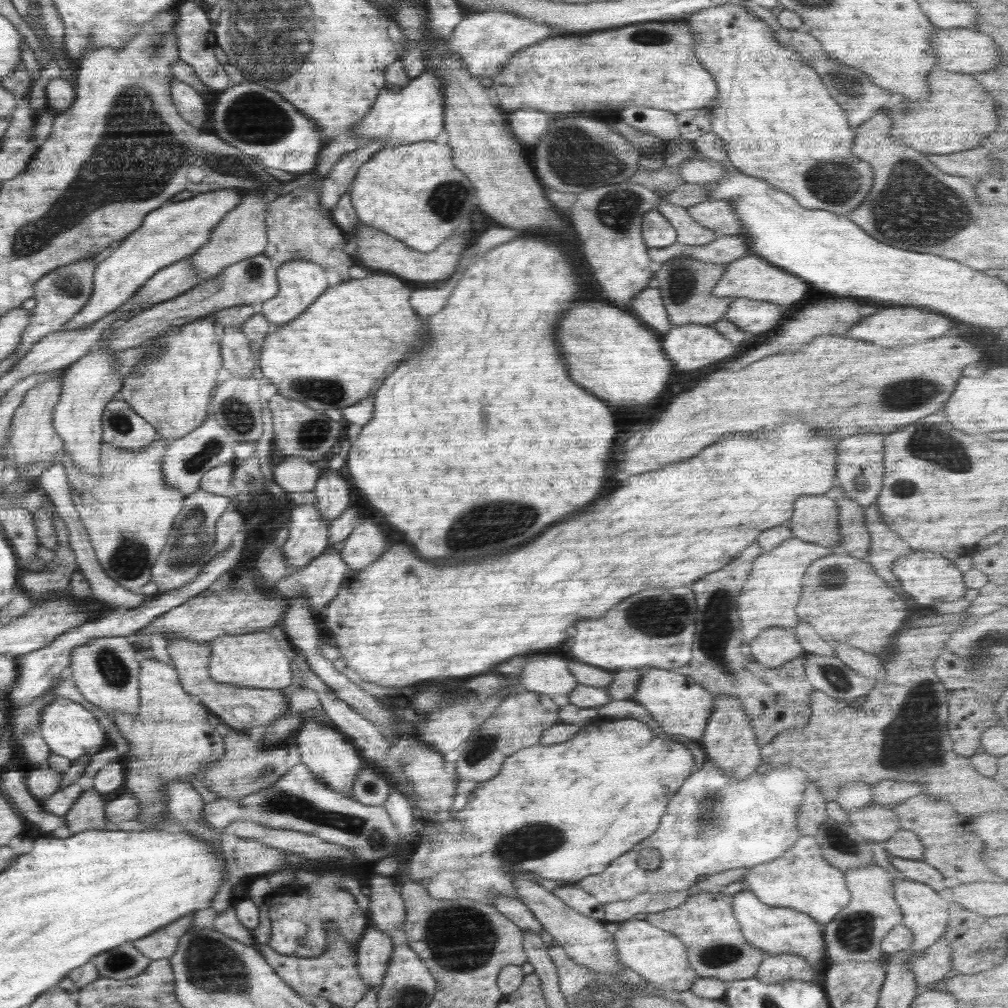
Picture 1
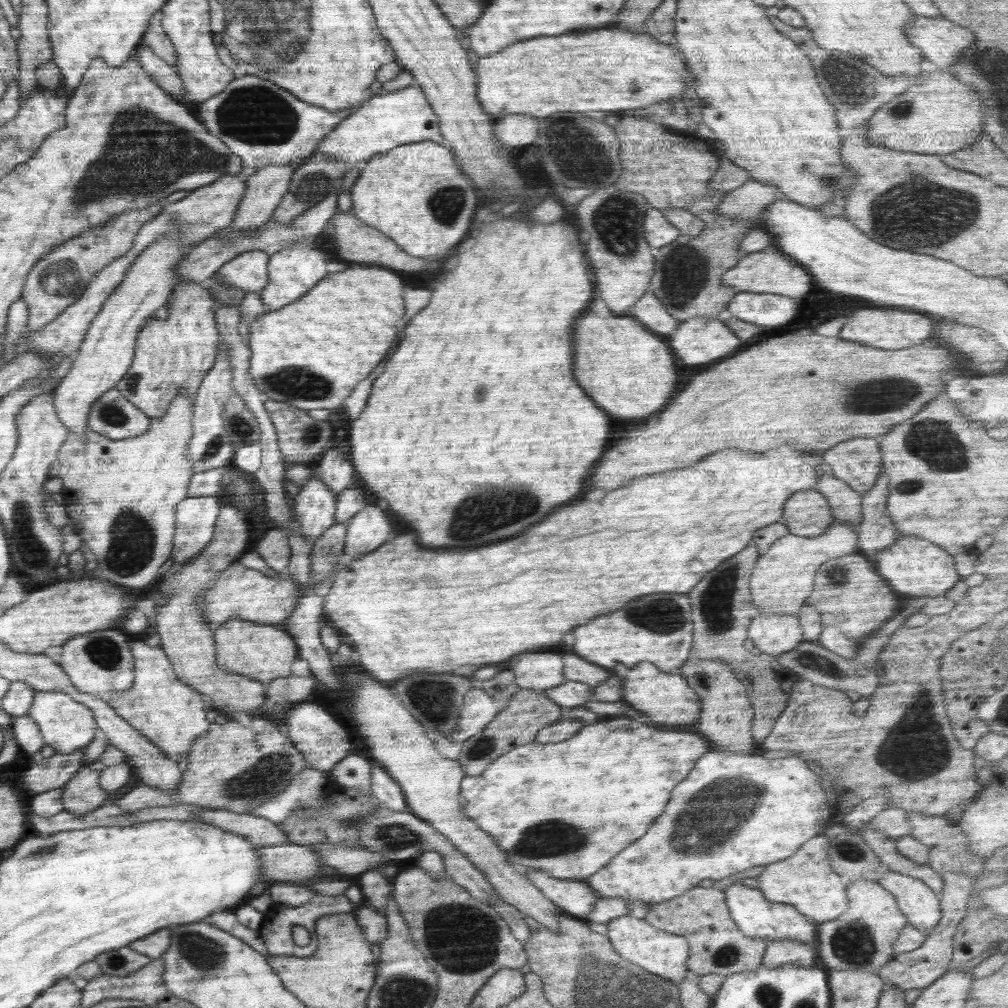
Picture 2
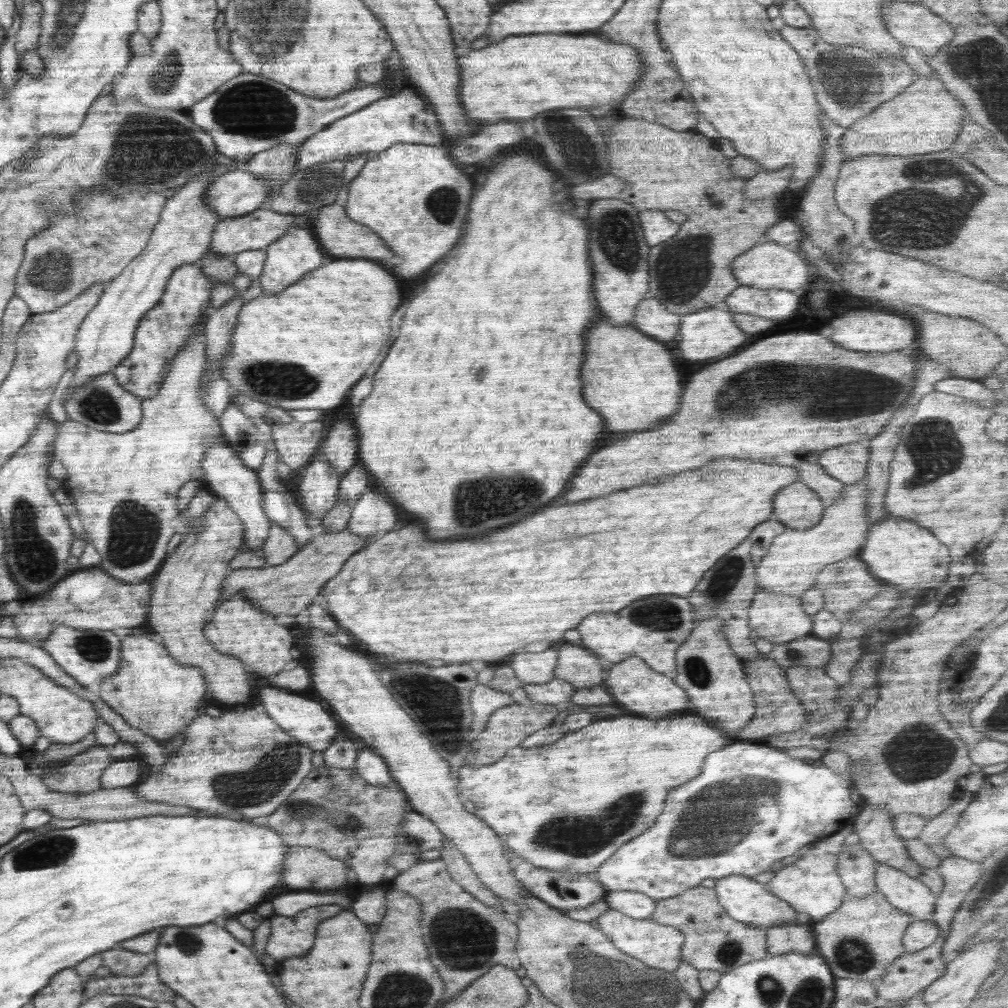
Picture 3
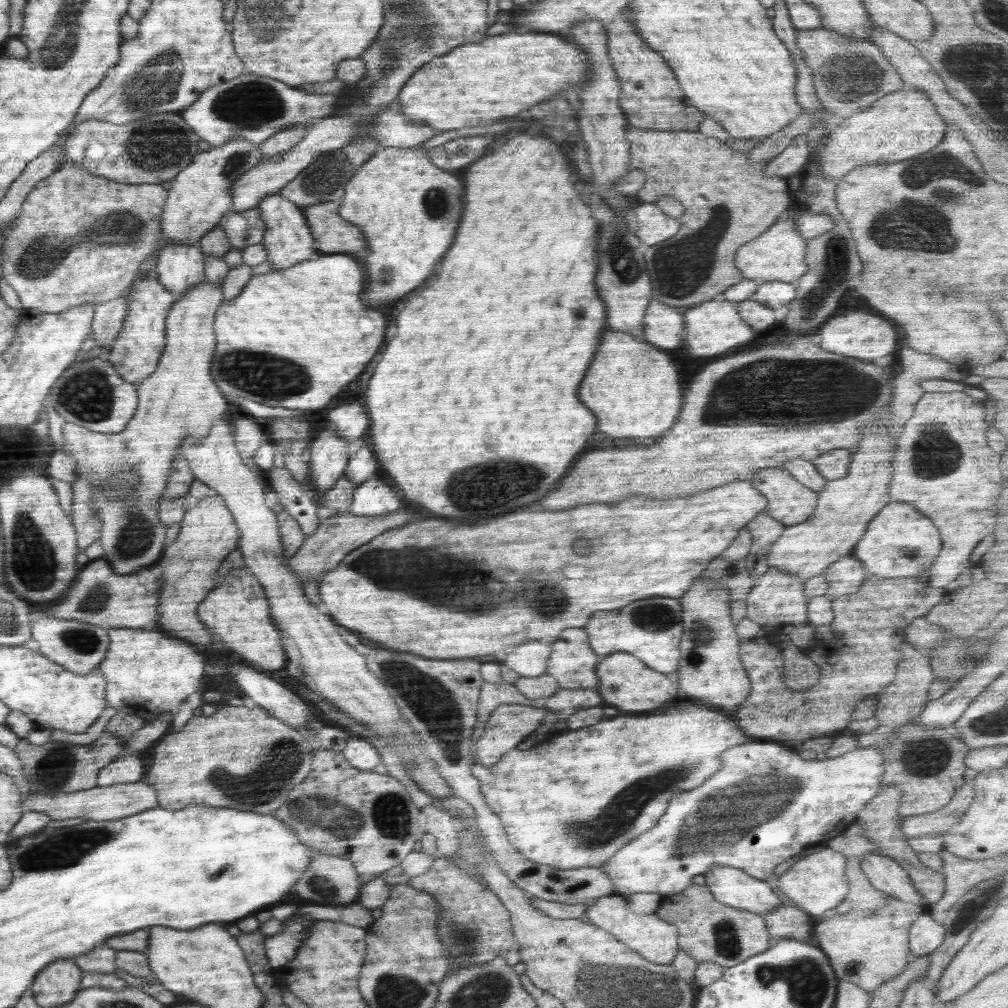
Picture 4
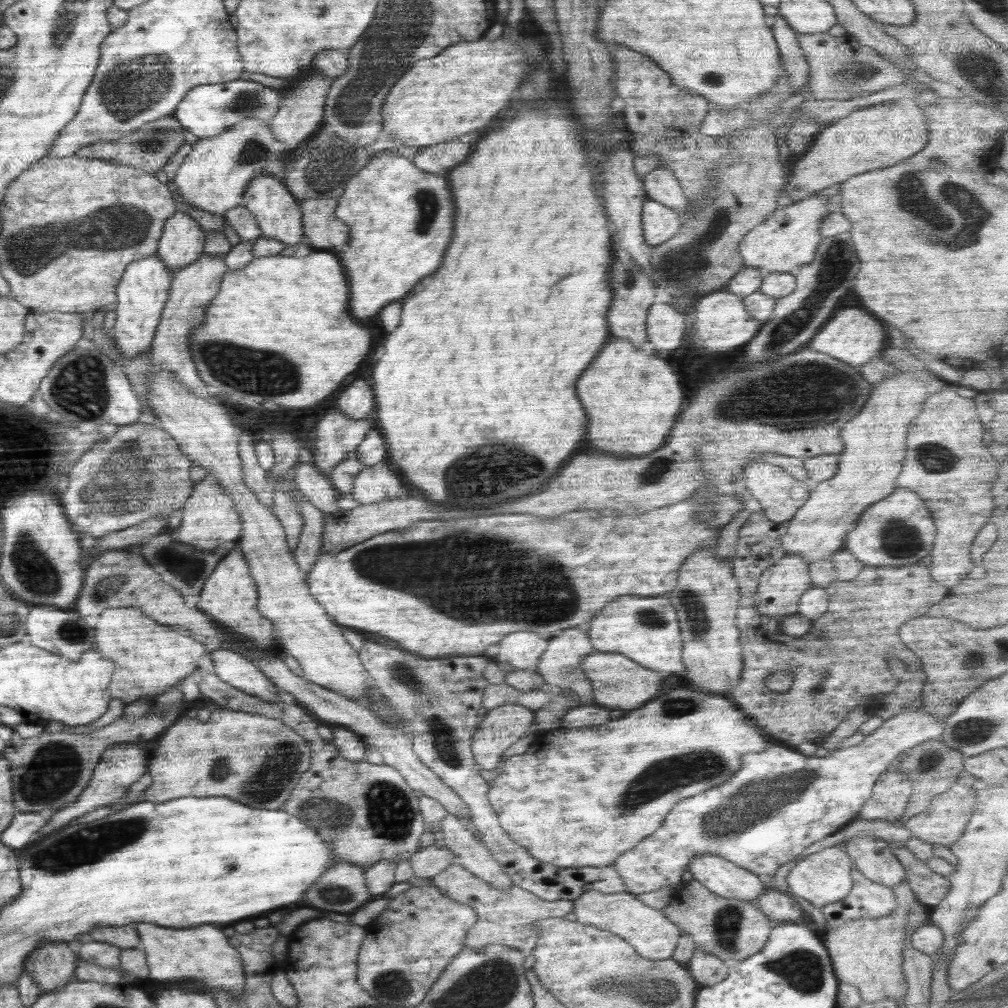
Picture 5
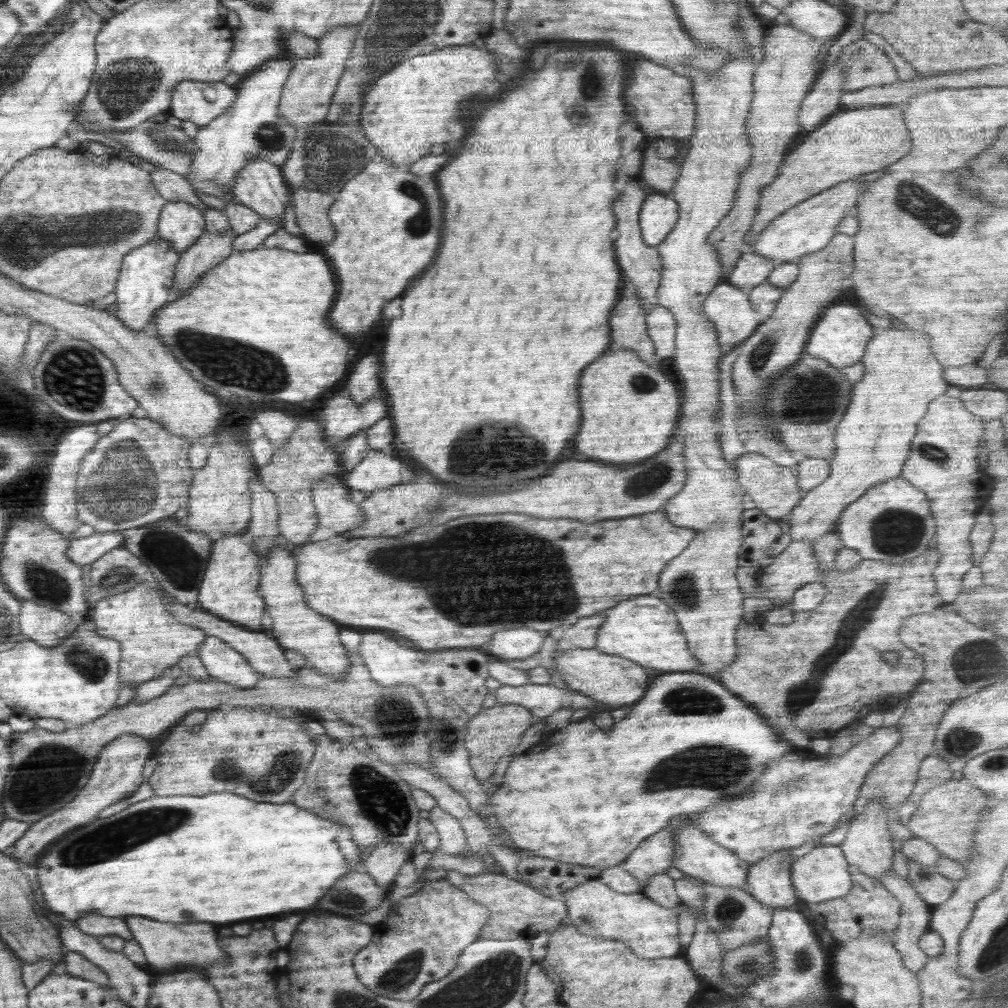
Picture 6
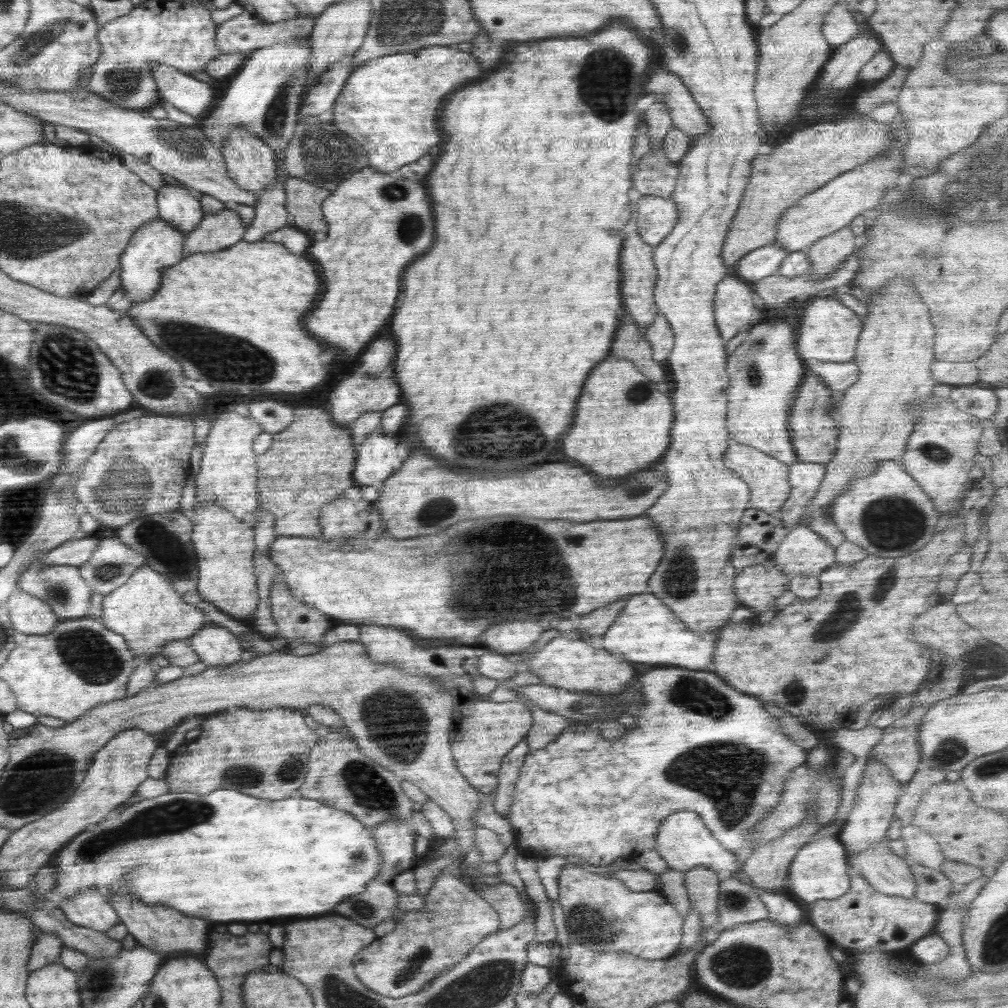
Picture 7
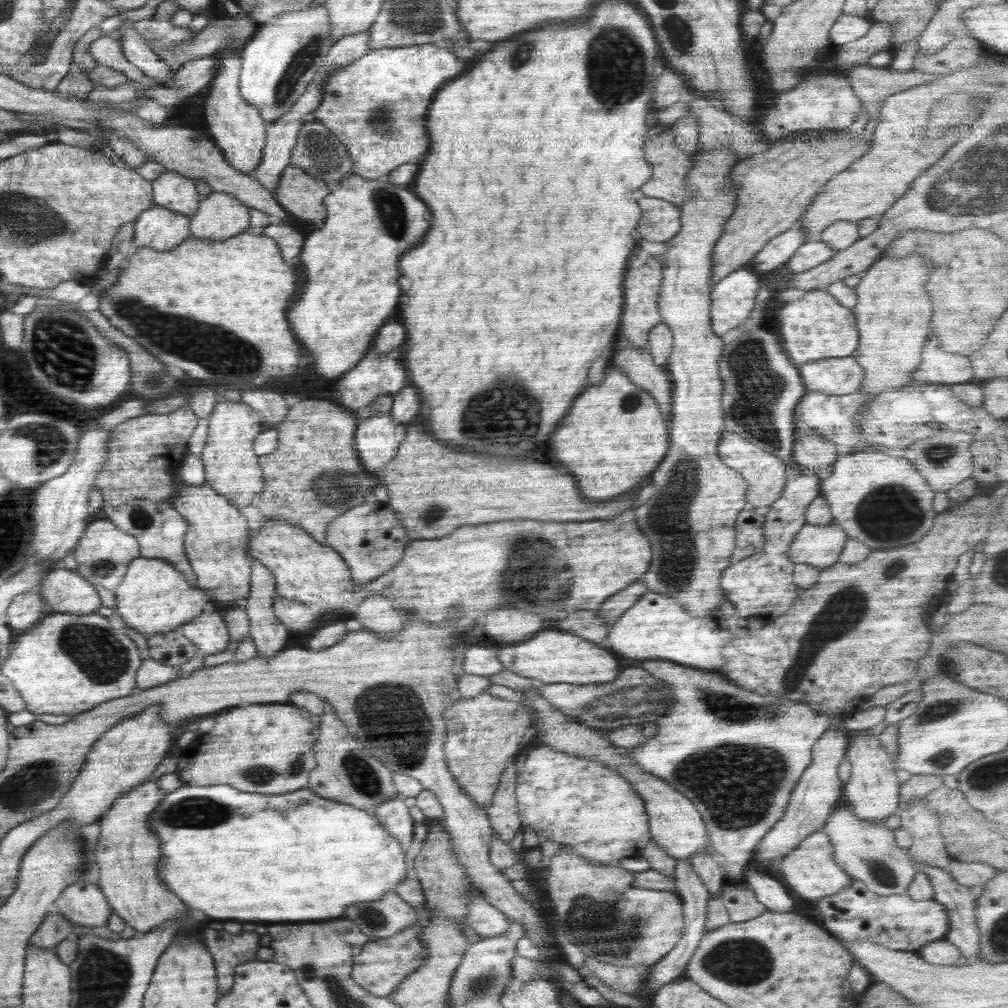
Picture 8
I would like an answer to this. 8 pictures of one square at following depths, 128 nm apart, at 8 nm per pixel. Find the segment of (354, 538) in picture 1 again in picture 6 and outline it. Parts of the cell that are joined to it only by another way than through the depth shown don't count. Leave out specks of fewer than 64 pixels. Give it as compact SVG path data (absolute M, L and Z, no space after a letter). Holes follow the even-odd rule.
M368 450L368 456L356 464L344 480L346 487L362 492L374 492L414 480L413 467L382 450Z

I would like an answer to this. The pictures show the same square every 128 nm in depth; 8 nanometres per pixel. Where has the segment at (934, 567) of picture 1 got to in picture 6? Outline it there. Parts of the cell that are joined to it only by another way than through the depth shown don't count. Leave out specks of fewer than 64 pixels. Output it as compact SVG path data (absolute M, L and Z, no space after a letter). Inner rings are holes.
M900 476L882 482L854 500L837 522L837 532L844 548L855 550L863 560L878 560L888 564L904 562L926 551L937 531L937 521L924 492Z

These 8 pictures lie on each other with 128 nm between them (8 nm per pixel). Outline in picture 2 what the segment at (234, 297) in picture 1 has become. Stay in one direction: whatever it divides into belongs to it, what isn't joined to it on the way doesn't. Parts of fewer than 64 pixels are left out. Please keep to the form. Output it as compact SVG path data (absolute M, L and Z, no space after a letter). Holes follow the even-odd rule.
M254 250L226 262L215 278L228 289L260 293L268 285L270 255ZM178 283L164 308L154 311L142 326L133 364L116 387L148 418L162 418L181 389L194 403L206 372L212 370L219 354L221 336L215 319L215 303L215 294L200 284Z

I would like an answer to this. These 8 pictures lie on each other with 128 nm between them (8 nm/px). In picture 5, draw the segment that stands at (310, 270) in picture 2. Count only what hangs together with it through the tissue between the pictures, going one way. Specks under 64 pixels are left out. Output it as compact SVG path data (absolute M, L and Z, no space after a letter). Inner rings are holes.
M255 173L247 183L240 205L248 209L256 218L258 227L261 229L261 237L273 239L284 247L301 245L302 240L306 238L298 200L278 178Z

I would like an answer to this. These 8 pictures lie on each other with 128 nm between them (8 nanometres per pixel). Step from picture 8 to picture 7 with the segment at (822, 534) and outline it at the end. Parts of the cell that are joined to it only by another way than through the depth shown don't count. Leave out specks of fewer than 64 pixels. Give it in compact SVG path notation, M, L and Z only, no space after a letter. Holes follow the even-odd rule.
M798 524L785 536L772 557L776 566L778 566L778 570L782 574L786 574L788 581L790 581L796 576L817 577L827 567L835 564L835 552L836 550L822 536L818 536L818 533L810 530L804 524Z

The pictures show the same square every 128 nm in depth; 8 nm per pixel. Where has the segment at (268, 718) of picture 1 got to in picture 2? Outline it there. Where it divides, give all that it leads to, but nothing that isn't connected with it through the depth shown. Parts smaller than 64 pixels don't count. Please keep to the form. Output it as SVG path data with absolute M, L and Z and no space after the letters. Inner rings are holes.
M223 503L216 518L212 540L202 547L202 552L198 556L190 558L182 566L173 566L169 573L159 580L158 606L154 608L156 630L161 640L160 647L171 661L178 680L201 696L209 696L214 710L230 718L237 712L258 715L266 703L267 695L262 683L242 674L224 672L216 666L214 626L202 618L198 597L206 589L210 589L210 583L214 582L220 572L236 562L244 553L247 542L246 518L240 509Z

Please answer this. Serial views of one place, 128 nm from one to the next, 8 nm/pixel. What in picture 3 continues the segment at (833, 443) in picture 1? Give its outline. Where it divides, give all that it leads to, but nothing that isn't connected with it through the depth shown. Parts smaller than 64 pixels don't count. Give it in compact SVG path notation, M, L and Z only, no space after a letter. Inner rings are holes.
M722 458L714 460L710 464L682 472L676 476L662 476L662 480L654 480L652 484L644 484L630 490L612 492L608 496L596 498L596 500L584 500L576 504L564 504L556 508L546 508L542 512L536 512L528 518L524 518L518 524L512 524L508 528L490 532L478 540L430 540L426 534L426 526L406 526L400 530L394 528L392 531L382 534L379 538L372 540L364 548L355 552L340 569L340 572L326 582L321 589L319 599L328 609L330 616L352 632L362 644L366 644L366 650L378 656L384 656L388 662L430 662L430 660L442 660L442 664L460 664L470 660L484 660L479 664L498 662L510 654L521 652L528 644L540 640L548 640L556 646L562 642L564 632L576 628L588 614L594 612L618 612L624 606L628 606L634 600L640 600L644 596L652 594L678 594L684 597L694 590L694 586L706 570L710 570L718 560L732 548L736 548L742 540L749 538L752 528L766 522L770 514L774 512L772 500L774 496L784 488L799 482L798 471L792 466L778 466L778 464L760 464L760 462L746 462L736 458Z

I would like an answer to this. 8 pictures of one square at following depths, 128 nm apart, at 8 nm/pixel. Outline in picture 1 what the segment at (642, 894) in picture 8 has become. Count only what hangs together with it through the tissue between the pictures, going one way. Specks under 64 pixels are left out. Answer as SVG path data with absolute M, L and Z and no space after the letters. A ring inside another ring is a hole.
M630 919L618 923L618 930L613 934L618 959L629 970L638 973L644 980L648 980L656 989L664 992L684 992L699 979L689 964L689 954L680 937L670 934L661 928L651 925L646 920Z

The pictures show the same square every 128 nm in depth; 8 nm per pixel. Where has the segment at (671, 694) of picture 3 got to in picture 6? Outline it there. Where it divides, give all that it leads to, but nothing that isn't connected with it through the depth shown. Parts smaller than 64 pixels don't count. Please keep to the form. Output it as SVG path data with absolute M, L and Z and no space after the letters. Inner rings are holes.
M570 648L558 654L558 658L553 658L553 662L561 678L568 683L571 690L612 708L618 708L624 704L635 704L641 700L649 688L650 674L652 674L648 667L630 662L622 656L600 652L596 648Z

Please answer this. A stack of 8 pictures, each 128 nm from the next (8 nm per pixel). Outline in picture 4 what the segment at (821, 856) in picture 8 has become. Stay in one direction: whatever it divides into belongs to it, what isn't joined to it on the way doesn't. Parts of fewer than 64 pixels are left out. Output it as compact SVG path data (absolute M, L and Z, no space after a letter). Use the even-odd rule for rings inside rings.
M825 847L819 852L802 857L783 874L774 877L774 885L786 898L794 900L796 907L812 916L813 920L818 920L824 912L836 908L848 894L849 884L845 873L846 863L847 858L841 852Z

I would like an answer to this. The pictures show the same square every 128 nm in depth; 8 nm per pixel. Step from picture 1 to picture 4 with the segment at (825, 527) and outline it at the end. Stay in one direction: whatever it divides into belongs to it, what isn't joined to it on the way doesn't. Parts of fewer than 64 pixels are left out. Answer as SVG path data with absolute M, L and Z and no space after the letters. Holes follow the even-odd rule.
M782 466L760 468L750 479L768 499L765 511L786 526L803 523L814 514L818 493L806 488Z

